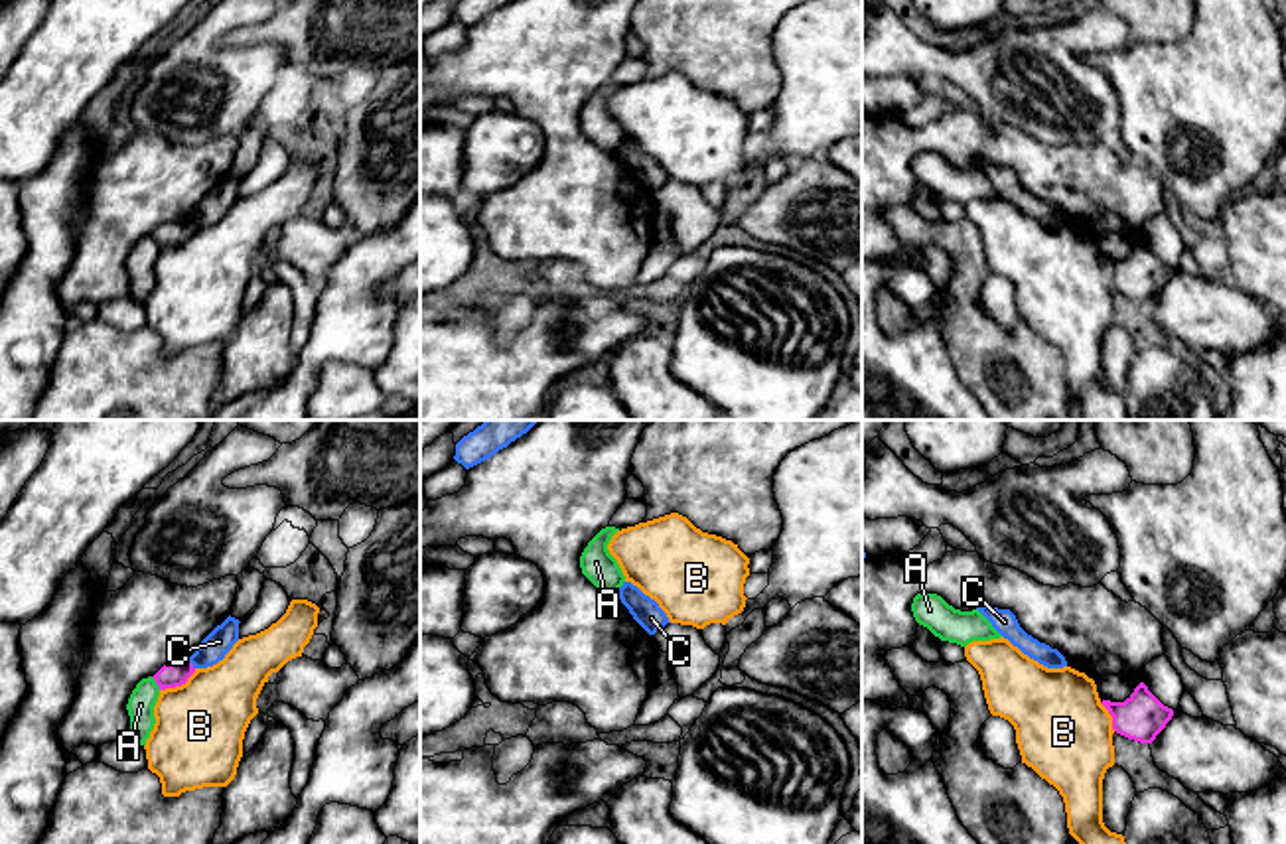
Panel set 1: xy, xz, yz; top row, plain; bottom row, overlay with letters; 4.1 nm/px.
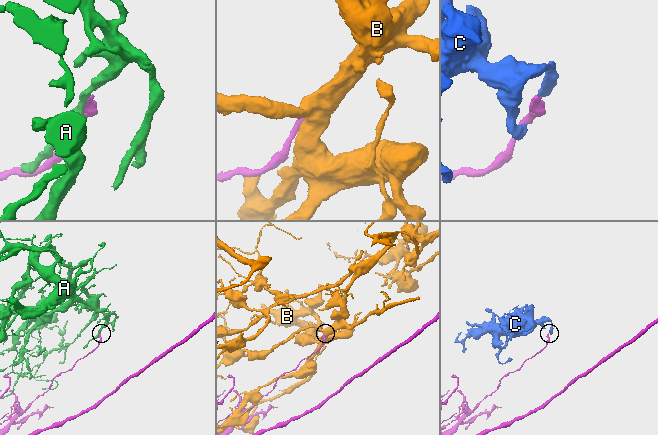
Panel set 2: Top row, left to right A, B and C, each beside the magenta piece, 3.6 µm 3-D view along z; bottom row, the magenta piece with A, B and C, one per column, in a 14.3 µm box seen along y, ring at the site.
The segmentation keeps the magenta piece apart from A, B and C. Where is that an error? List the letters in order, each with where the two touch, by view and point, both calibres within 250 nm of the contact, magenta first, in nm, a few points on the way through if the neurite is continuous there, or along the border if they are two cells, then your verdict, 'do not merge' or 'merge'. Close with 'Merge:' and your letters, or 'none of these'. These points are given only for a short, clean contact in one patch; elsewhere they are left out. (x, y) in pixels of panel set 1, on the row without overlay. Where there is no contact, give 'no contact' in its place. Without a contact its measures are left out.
A: xy (156, 241) | 100/110 nm | do not merge
B: xy (178, 243) | 100/360 nm | do not merge
C: xy (192, 223) | 100/110 nm | along xy (188, 217), (194, 227) | do not merge
Merge: none of these

